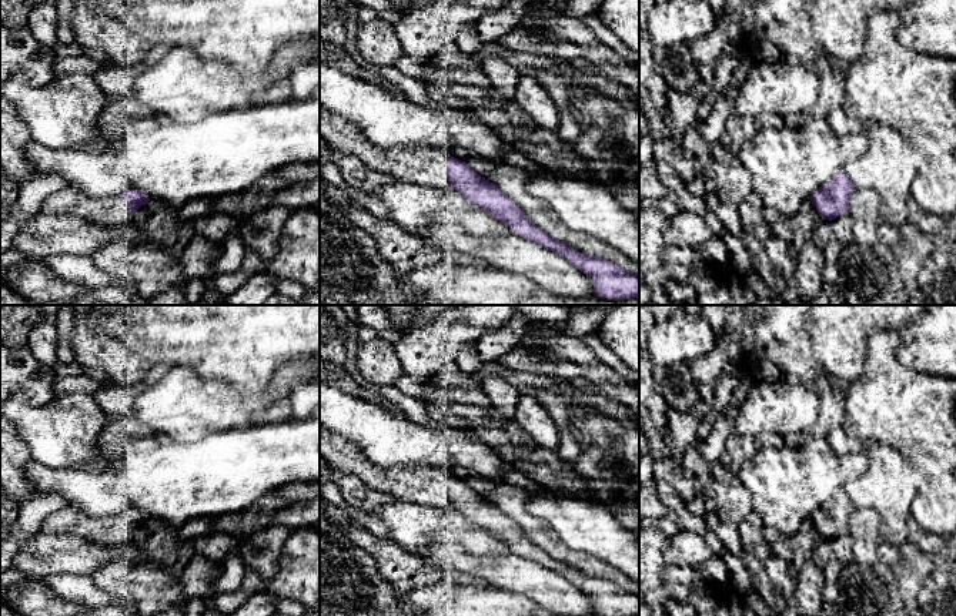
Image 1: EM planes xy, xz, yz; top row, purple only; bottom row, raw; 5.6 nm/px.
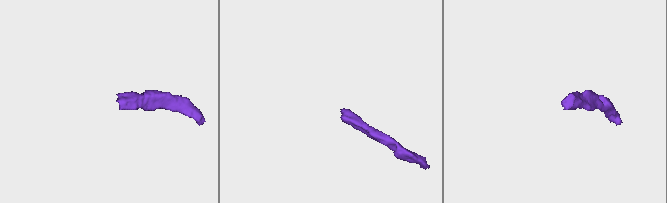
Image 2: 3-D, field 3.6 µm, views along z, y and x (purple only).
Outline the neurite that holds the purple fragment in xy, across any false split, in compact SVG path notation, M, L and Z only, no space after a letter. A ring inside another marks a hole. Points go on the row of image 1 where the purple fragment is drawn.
M66 187L44 200L40 214L66 214L111 228L130 222L133 214L148 201L148 195L140 190L128 190L117 197L91 198L76 188Z

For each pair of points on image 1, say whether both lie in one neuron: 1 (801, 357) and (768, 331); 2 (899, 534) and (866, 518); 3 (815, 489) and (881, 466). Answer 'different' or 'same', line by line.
1: same
2: different
3: different

